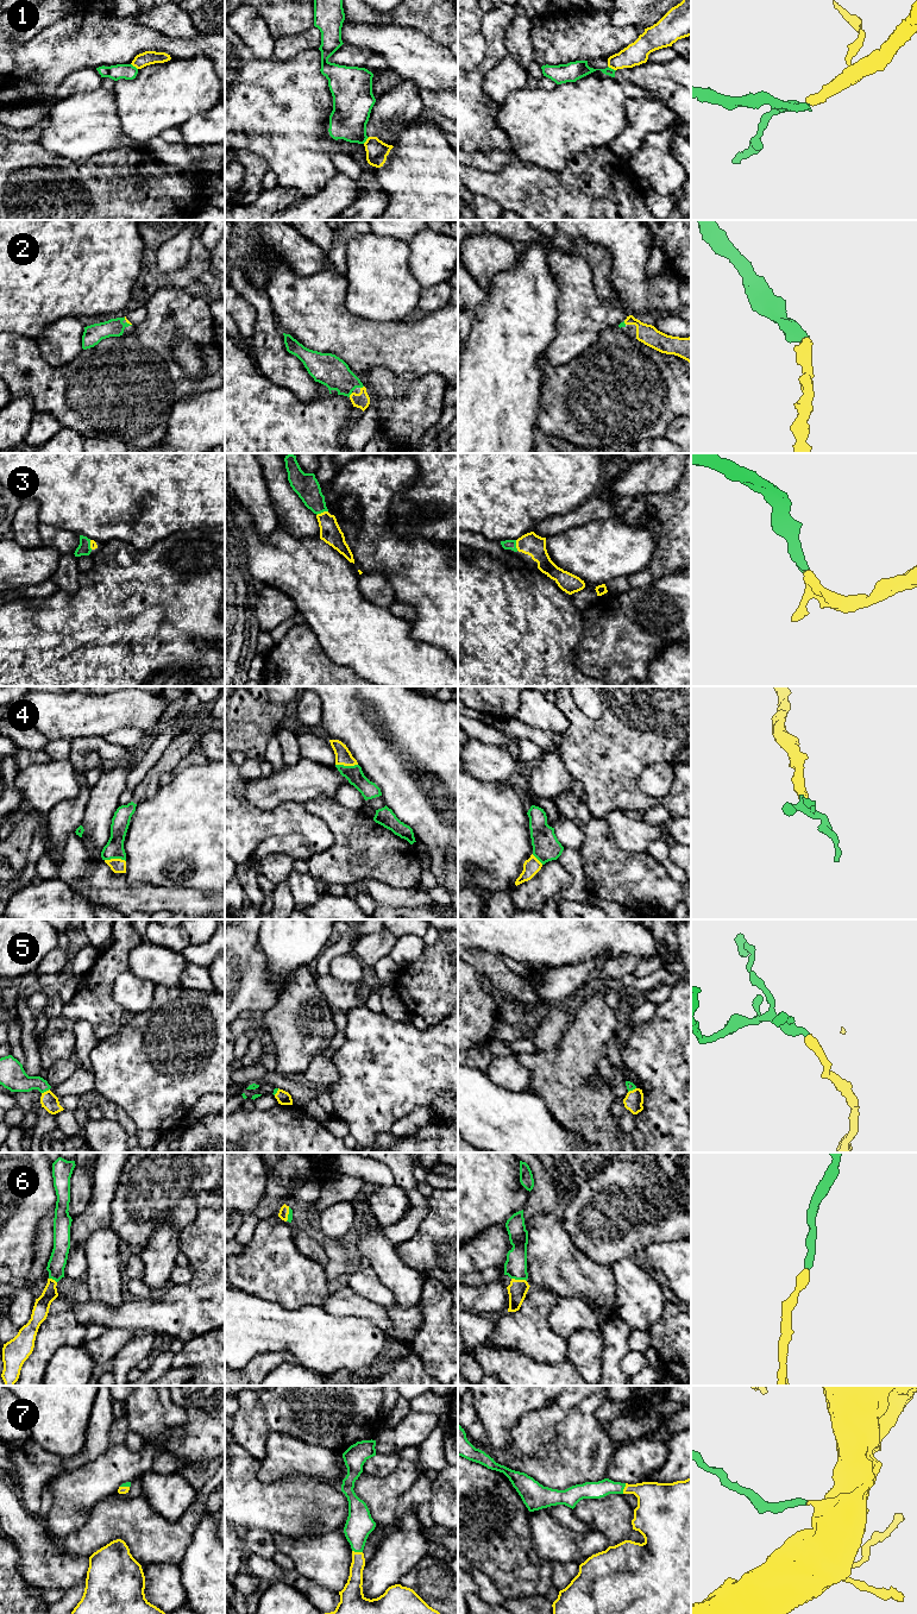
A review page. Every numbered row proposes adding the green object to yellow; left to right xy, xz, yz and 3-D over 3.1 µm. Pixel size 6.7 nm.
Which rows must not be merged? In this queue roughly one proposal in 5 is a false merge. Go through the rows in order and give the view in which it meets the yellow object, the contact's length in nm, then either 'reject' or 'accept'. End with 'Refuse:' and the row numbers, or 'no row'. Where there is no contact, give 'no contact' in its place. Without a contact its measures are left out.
1: meets yellow in yz; contact 70 nm long; reject
2: meets yellow in xz; contact 40 nm long; accept
3: meets yellow in xz; contact 90 nm long; accept
4: meets yellow in xz; contact 150 nm long; accept
5: meets yellow in xy; contact 70 nm long; accept
6: meets yellow in yz; contact 110 nm long; accept
7: meets yellow in xz; contact 70 nm long; accept
Refuse: 1

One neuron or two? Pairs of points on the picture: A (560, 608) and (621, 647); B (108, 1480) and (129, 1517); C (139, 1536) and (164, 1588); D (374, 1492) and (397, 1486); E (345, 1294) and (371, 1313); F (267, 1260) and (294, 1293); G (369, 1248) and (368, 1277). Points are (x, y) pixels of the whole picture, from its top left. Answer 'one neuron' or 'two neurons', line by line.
A: two neurons
B: two neurons
C: two neurons
D: one neuron
E: one neuron
F: one neuron
G: two neurons

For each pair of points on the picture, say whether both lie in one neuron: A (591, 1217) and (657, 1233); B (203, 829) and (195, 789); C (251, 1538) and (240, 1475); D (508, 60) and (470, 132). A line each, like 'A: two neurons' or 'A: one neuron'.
A: one neuron
B: one neuron
C: two neurons
D: two neurons

